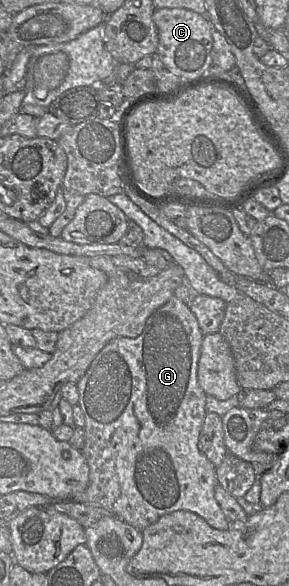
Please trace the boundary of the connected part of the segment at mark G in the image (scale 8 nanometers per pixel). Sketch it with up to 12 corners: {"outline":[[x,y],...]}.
{"outline":[[174,295],[76,383],[89,484],[141,532],[231,522],[199,449],[203,337]]}

